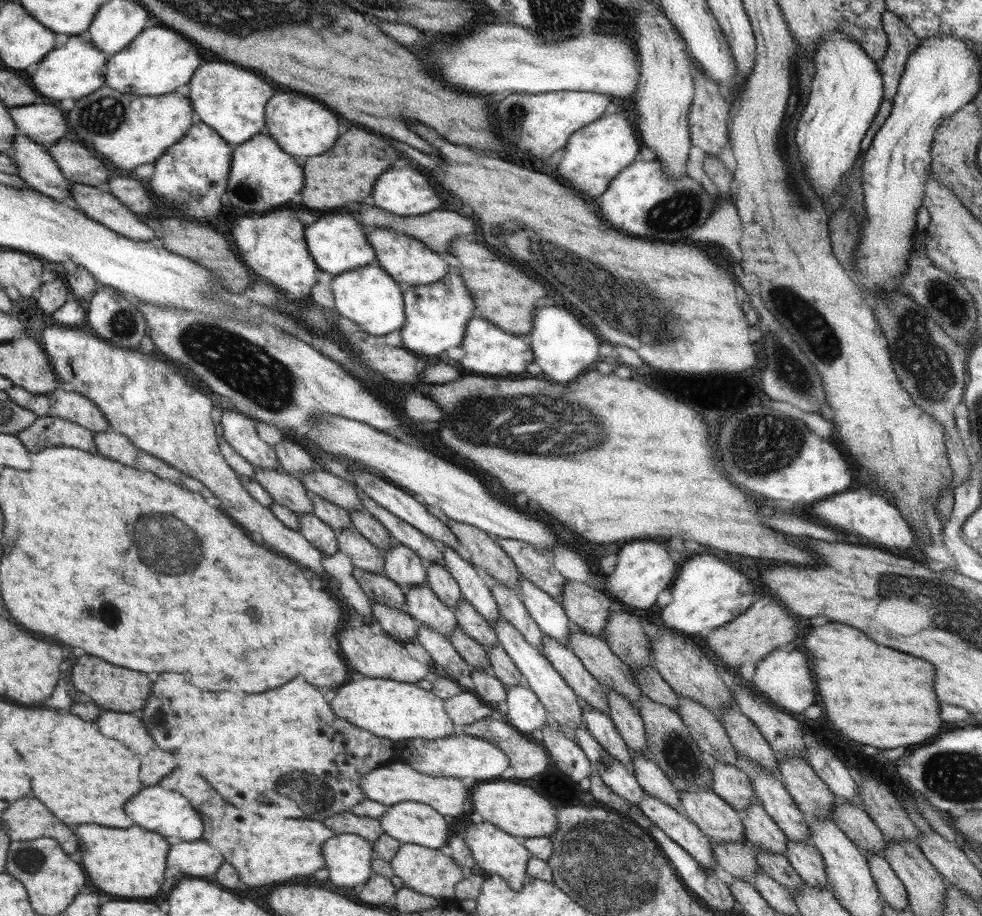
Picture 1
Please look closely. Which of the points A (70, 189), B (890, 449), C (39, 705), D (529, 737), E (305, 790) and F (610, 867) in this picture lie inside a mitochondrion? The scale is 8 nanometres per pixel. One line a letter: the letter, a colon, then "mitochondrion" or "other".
A: other
B: other
C: other
D: other
E: mitochondrion
F: mitochondrion

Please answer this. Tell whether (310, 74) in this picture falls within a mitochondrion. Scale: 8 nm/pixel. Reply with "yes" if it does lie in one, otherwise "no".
no

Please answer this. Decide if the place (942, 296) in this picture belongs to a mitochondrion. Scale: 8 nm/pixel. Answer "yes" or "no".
yes

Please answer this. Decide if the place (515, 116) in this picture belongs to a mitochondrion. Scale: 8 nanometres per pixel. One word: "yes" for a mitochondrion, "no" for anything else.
yes

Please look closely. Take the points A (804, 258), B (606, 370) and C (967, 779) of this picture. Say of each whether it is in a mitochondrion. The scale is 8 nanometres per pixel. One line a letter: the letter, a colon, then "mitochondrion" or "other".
A: other
B: other
C: mitochondrion

